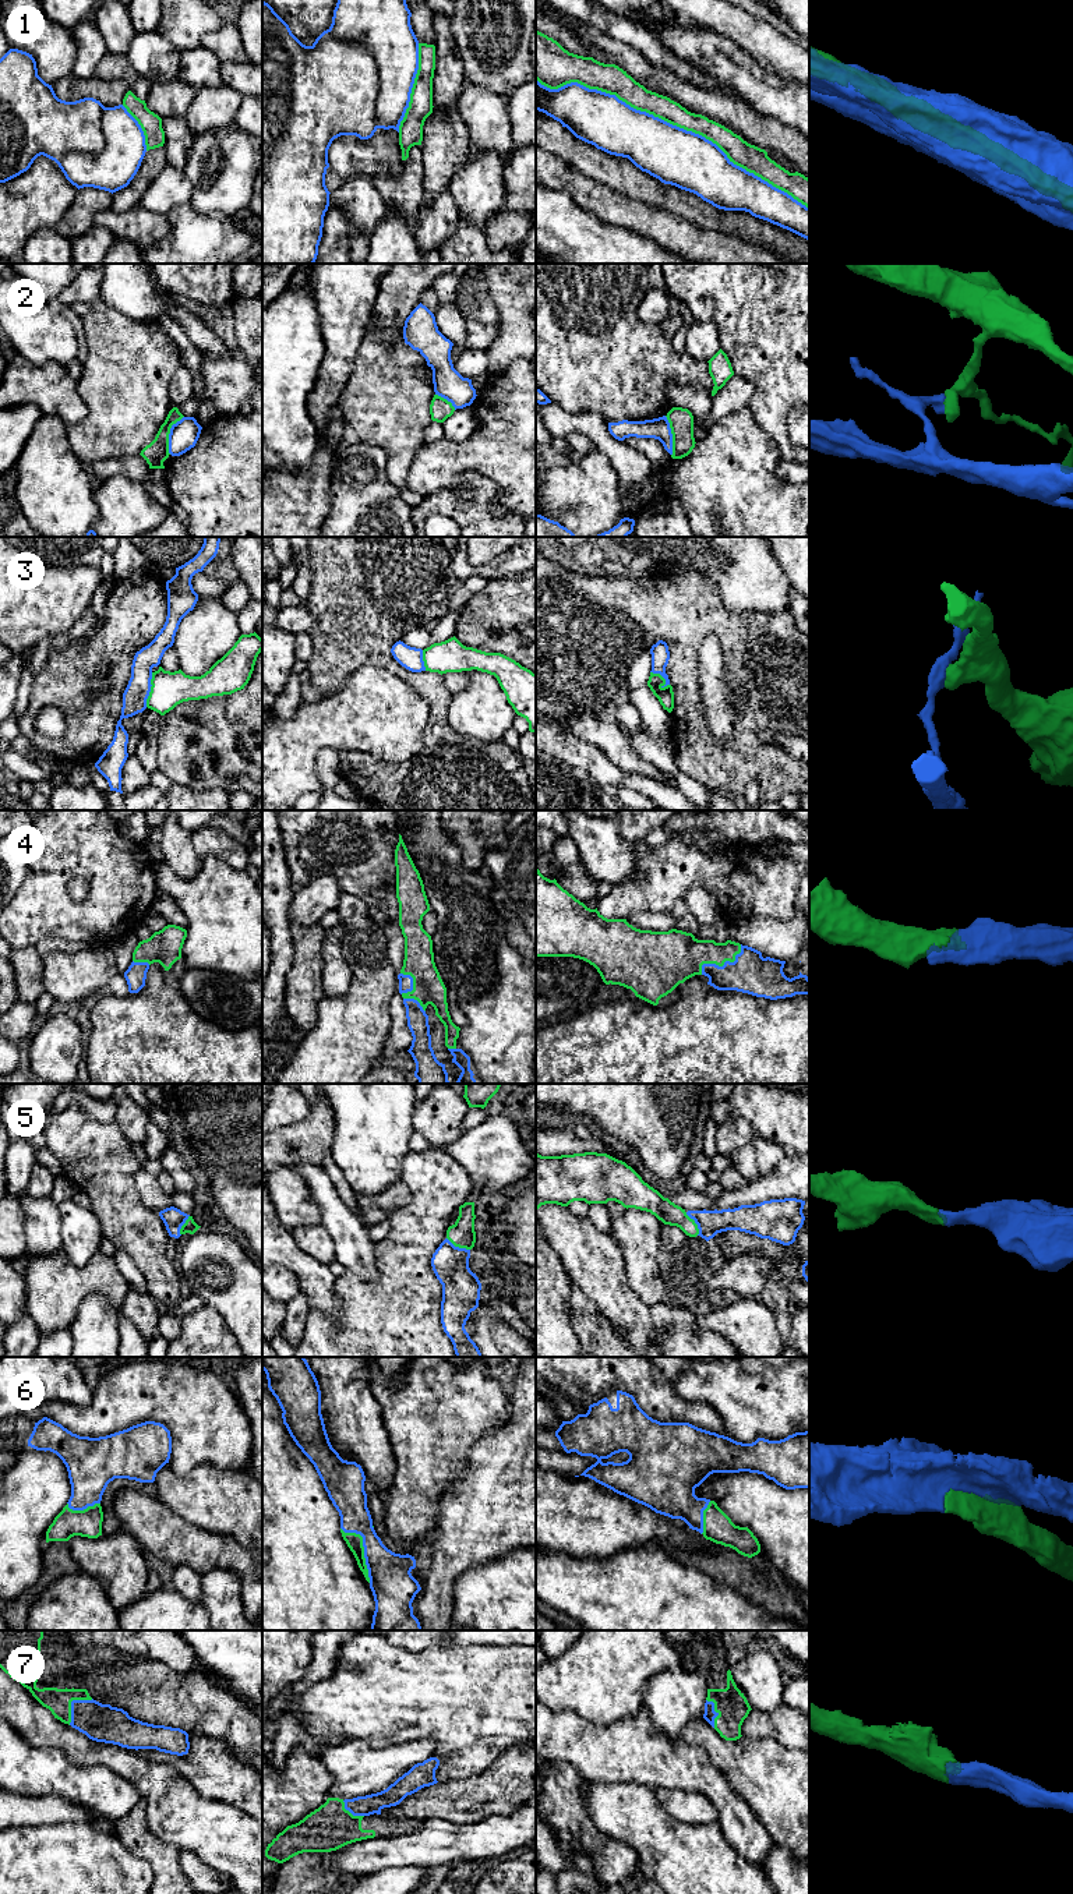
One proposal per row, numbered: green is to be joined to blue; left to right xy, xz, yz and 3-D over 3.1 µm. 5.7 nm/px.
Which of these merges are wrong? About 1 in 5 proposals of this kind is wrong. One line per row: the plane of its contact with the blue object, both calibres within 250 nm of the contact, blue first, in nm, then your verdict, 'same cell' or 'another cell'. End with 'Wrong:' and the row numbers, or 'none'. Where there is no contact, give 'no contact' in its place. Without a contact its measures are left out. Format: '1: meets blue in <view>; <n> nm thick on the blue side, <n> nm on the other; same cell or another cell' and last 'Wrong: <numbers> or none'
1: meets blue in yz; 320 nm thick on the blue side, 140 nm on the other; another cell
2: meets blue in xy; 160 nm thick on the blue side, 140 nm on the other; another cell
3: meets blue in xy; 140 nm thick on the blue side, 200 nm on the other; another cell
4: meets blue in yz; 240 nm thick on the blue side, 260 nm on the other; same cell
5: meets blue in yz; 140 nm thick on the blue side, 130 nm on the other; same cell
6: meets blue in xz; 260 nm thick on the blue side, 100 nm on the other; same cell
7: meets blue in xy; 220 nm thick on the blue side, 140 nm on the other; same cell
Wrong: 1, 2, 3

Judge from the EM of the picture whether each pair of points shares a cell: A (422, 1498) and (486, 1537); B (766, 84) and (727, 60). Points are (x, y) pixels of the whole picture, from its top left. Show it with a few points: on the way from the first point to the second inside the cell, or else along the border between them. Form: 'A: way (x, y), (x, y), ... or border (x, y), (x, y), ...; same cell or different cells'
A: border (455, 1480), (438, 1502), (437, 1529), (430, 1540); different cells
B: way (756, 74), (743, 60), (737, 60); same cell

